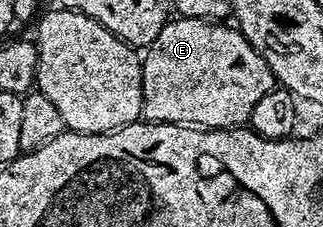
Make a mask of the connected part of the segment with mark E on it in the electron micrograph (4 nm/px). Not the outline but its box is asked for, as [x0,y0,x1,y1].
[142,16,277,130]

